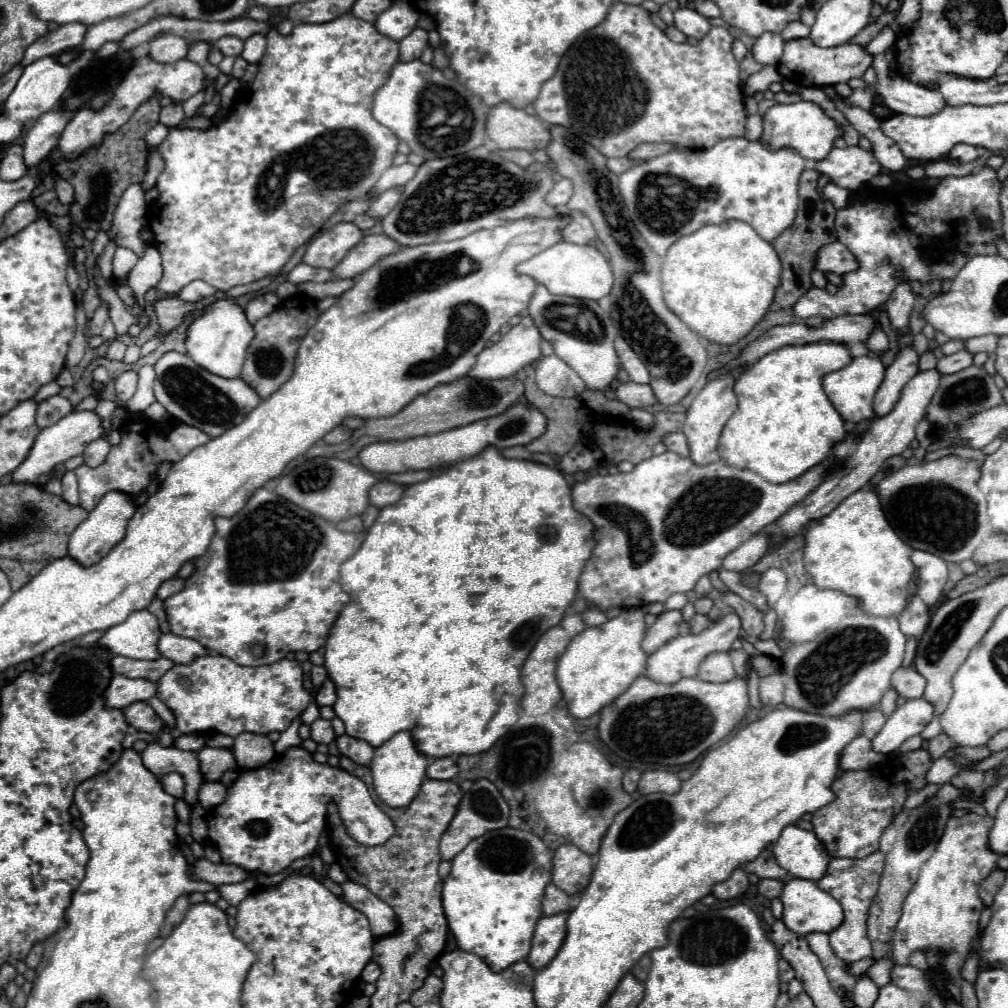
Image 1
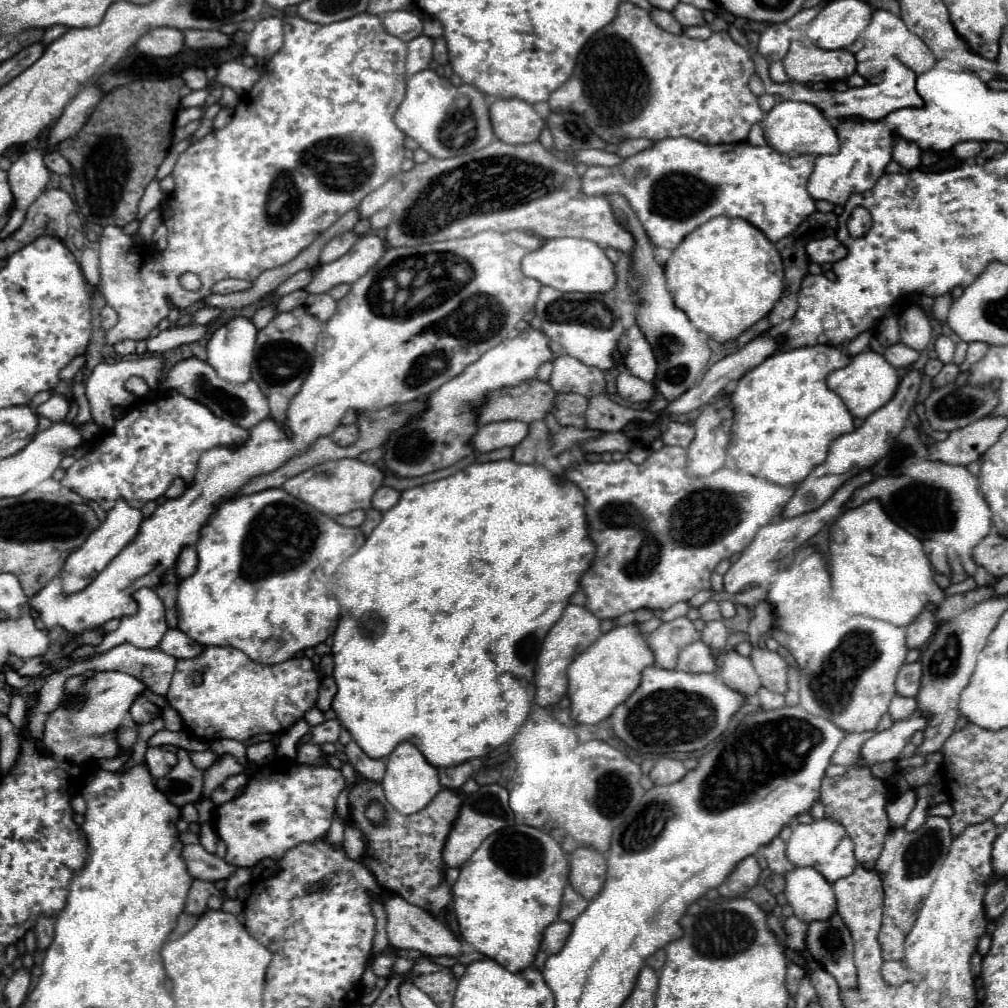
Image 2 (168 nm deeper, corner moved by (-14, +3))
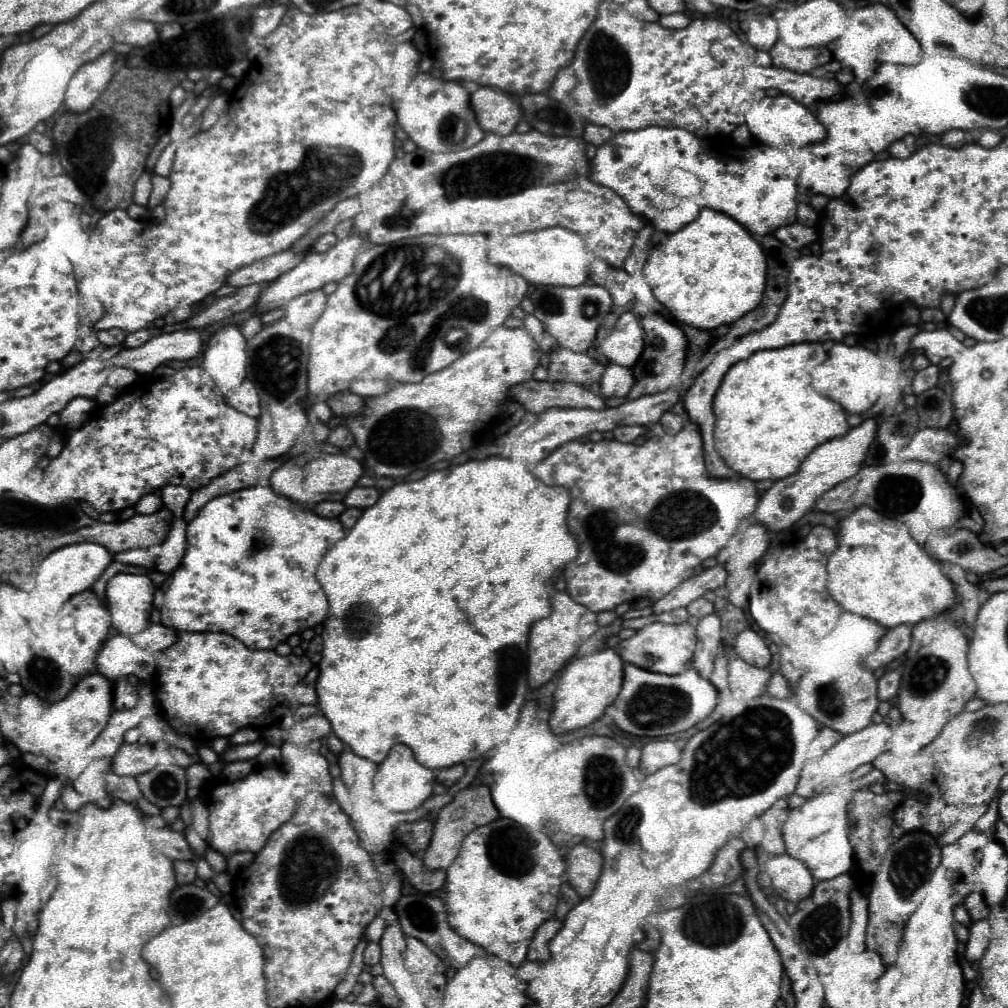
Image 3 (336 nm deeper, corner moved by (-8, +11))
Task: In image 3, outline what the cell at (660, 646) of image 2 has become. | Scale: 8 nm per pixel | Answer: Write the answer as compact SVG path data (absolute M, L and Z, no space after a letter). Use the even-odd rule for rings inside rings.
M650 623L642 629L638 629L630 639L624 639L616 645L616 651L626 663L638 665L642 669L654 671L654 673L666 673L676 675L686 671L686 663L692 659L696 647L696 629L688 623L680 625L666 625L666 623Z

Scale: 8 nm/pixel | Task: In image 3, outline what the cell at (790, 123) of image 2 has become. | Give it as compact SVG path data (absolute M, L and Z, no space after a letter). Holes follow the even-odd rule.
M776 95L776 97L764 97L754 109L746 113L746 125L750 133L764 145L770 147L786 147L788 143L792 147L804 147L810 143L824 141L824 125L816 119L812 109L804 107L802 103L796 103L788 95Z

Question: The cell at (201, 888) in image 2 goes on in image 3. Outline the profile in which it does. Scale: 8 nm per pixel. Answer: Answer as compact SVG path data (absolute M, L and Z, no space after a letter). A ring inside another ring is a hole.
M176 861L174 871L176 871L176 879L180 885L190 885L196 879L196 867L190 861Z

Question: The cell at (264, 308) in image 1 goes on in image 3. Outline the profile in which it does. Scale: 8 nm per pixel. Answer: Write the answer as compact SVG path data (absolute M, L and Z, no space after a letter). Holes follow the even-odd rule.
M258 315L250 317L250 319L240 327L240 331L242 331L242 335L244 335L246 339L250 339L252 335L256 335L260 329L262 329L262 321L260 321L260 317L258 317Z

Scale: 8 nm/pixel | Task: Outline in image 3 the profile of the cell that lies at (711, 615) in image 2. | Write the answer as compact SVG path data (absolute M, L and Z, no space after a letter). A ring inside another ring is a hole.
M700 597L700 599L696 599L696 601L692 601L688 607L688 613L690 615L694 615L694 617L704 617L704 615L710 615L710 613L714 613L714 605L708 601L708 599L704 599L704 597Z

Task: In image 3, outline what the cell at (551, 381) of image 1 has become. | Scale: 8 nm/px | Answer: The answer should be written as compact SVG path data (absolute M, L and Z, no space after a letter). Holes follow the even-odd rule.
M562 347L550 351L550 365L548 365L550 381L570 381L590 387L602 379L602 373L604 367L586 353L576 353Z

